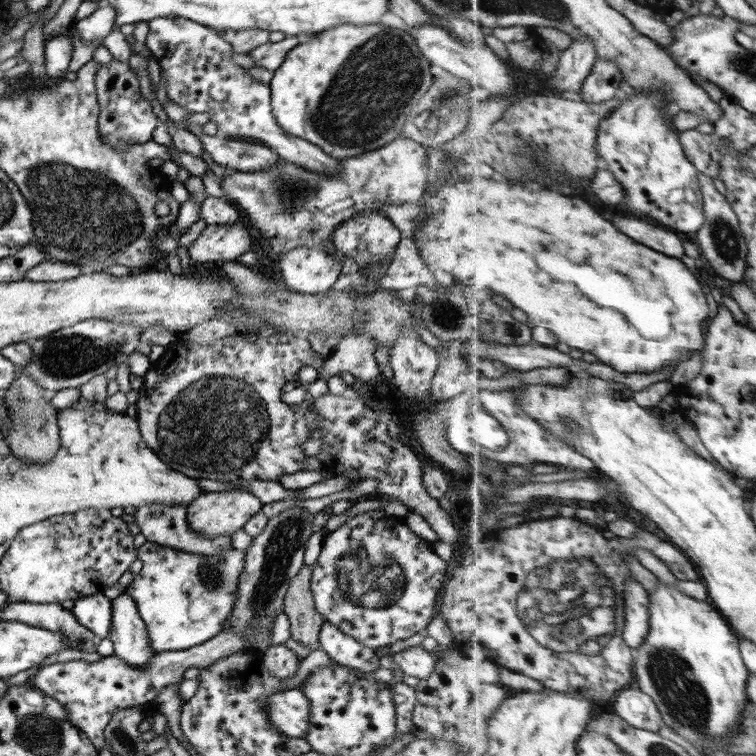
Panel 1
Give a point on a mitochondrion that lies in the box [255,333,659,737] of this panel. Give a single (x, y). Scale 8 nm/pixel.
(563, 591)

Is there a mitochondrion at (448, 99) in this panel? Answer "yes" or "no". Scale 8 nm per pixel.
yes

